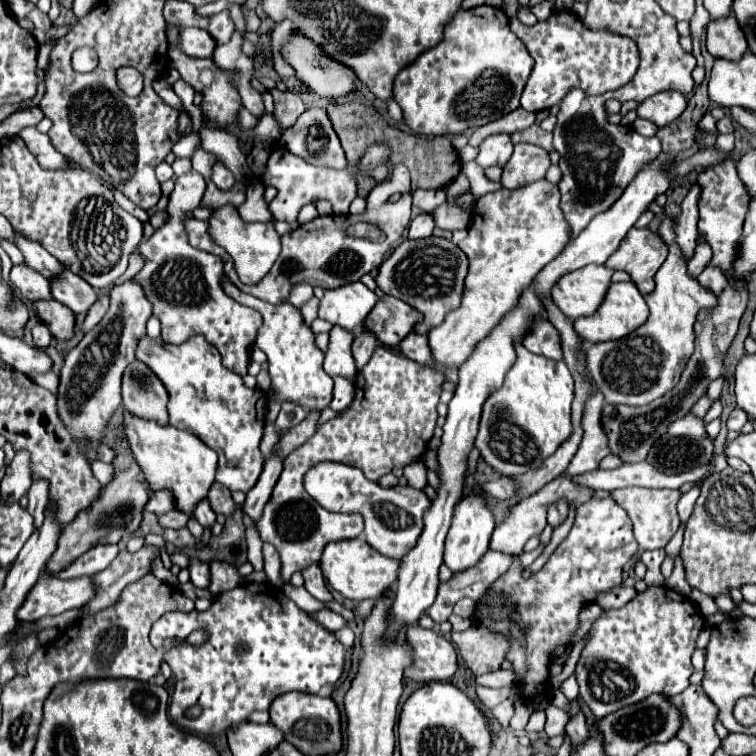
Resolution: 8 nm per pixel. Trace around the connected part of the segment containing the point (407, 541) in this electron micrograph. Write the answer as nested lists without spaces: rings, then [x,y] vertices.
[[[317,462],[303,478],[305,490],[329,512],[359,512],[365,520],[365,538],[381,554],[401,560],[421,536],[423,516],[429,510],[429,498],[425,492],[411,486],[381,488],[377,482],[365,478],[359,468],[347,466],[343,462]]]

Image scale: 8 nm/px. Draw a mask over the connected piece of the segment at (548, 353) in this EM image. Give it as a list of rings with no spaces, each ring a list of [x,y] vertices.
[[[537,320],[529,332],[529,338],[523,340],[523,346],[533,354],[541,354],[557,362],[561,360],[561,338],[557,338],[557,330],[553,330],[549,320]]]

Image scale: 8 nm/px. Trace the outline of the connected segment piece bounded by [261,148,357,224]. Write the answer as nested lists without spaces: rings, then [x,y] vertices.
[[[275,148],[271,152],[271,158],[267,162],[267,172],[261,178],[261,182],[265,186],[275,186],[279,190],[275,200],[269,202],[269,210],[271,210],[275,220],[283,220],[289,224],[297,222],[297,214],[299,214],[301,206],[315,202],[319,198],[329,200],[333,204],[335,214],[349,214],[349,204],[357,196],[357,182],[355,182],[351,166],[347,166],[345,172],[329,170],[329,168],[317,168],[317,166],[307,164],[303,158],[289,154],[285,148]]]

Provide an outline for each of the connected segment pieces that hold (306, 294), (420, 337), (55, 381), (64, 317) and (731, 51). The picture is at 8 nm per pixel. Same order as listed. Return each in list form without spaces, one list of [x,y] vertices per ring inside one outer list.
[[[299,284],[291,290],[291,296],[289,296],[289,302],[295,306],[295,308],[301,308],[307,300],[313,298],[313,288],[309,284]]]
[[[409,334],[407,338],[401,340],[399,348],[411,360],[415,360],[415,362],[419,362],[423,366],[435,366],[435,362],[433,362],[433,350],[429,350],[427,334]]]
[[[47,372],[47,374],[31,374],[31,378],[39,384],[39,386],[43,386],[43,388],[47,388],[51,394],[55,394],[55,396],[59,396],[59,376],[55,374],[55,372]]]
[[[39,300],[35,302],[35,308],[55,340],[67,342],[75,336],[75,314],[67,306],[55,300]]]
[[[733,14],[709,22],[707,50],[715,58],[729,58],[729,60],[737,60],[745,54],[747,40],[743,30],[737,26],[737,18],[733,18]]]

